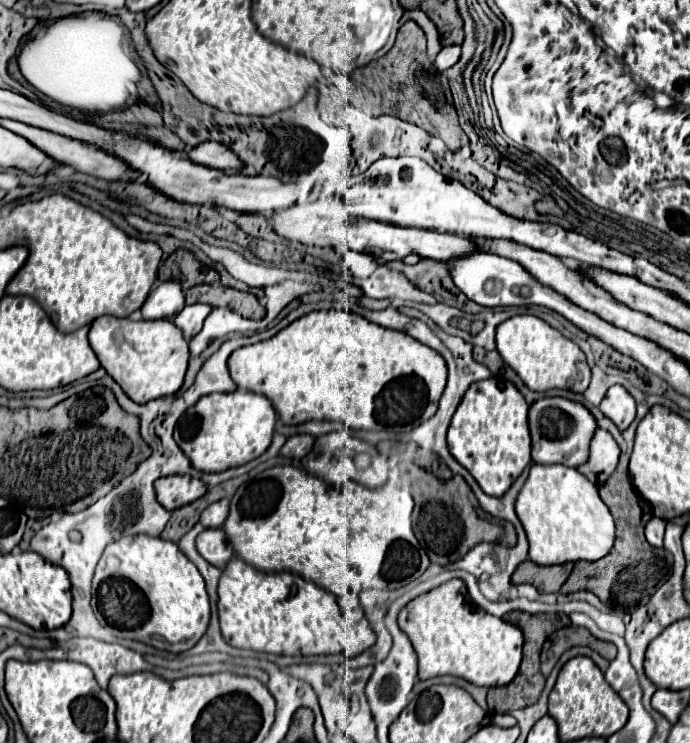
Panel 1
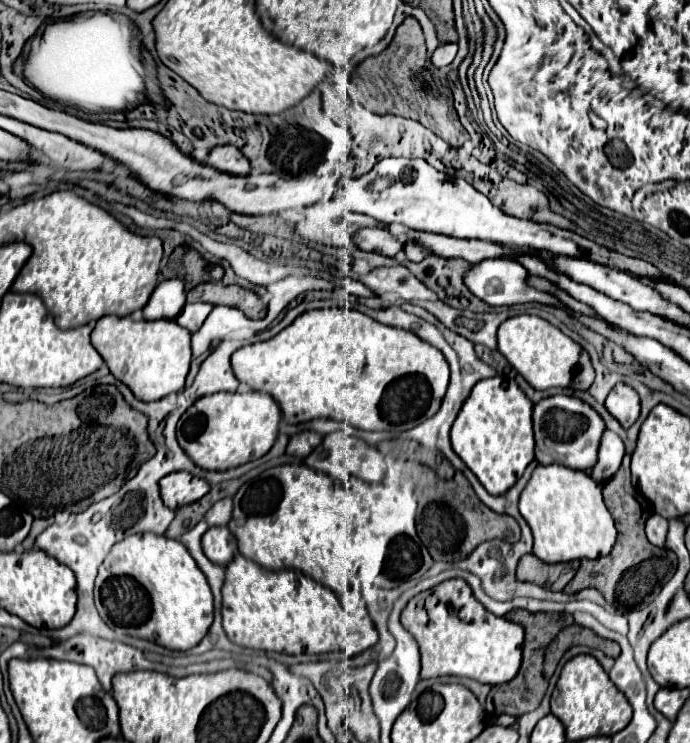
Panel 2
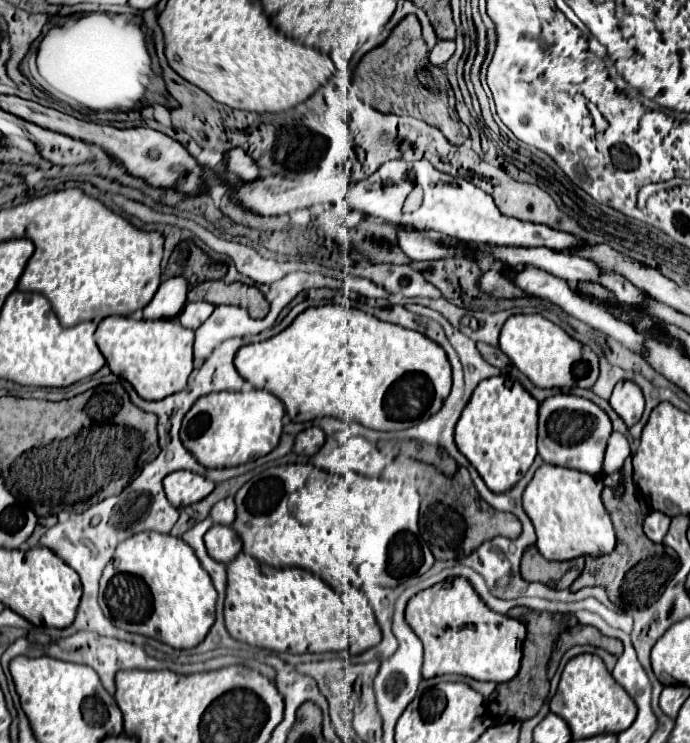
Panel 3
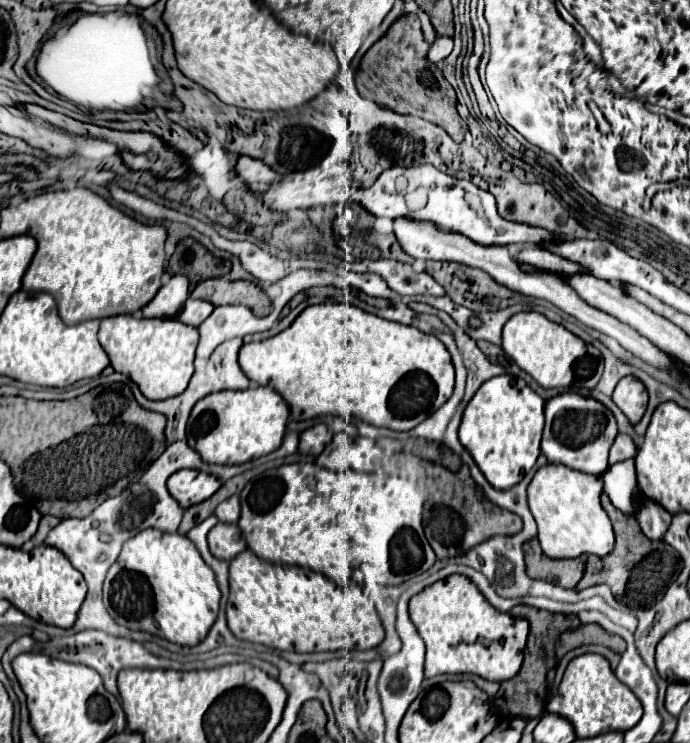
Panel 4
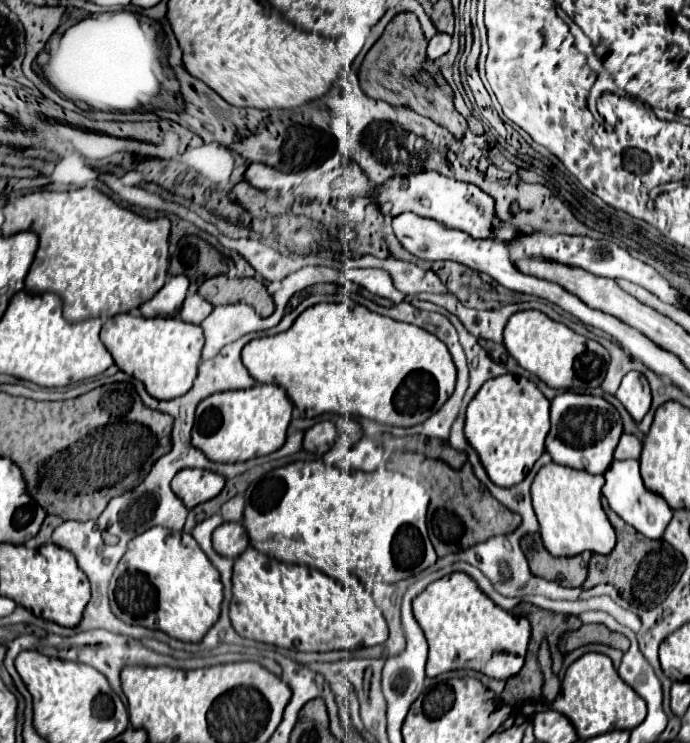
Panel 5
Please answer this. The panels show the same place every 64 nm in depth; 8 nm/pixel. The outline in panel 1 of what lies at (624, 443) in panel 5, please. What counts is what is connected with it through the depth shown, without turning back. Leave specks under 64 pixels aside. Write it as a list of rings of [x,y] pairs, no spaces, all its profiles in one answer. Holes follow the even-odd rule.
[[[598,428],[592,444],[590,444],[590,458],[586,464],[578,466],[578,470],[596,486],[602,486],[604,480],[608,480],[608,476],[616,470],[620,458],[620,446],[618,442],[612,438],[612,434],[608,430]]]

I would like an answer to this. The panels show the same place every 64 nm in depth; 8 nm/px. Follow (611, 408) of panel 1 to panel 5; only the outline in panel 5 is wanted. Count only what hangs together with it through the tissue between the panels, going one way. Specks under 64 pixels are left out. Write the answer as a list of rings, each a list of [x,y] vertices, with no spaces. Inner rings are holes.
[[[628,372],[616,392],[616,398],[626,406],[632,418],[640,422],[650,410],[650,402],[652,402],[652,392],[646,376],[640,372]]]

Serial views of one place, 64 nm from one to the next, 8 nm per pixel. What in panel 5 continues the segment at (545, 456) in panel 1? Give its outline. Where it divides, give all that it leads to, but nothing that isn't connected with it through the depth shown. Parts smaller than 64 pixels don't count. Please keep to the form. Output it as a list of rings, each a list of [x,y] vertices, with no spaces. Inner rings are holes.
[[[574,392],[558,394],[550,406],[550,422],[552,428],[546,438],[546,450],[556,464],[586,470],[590,474],[604,474],[610,468],[624,428],[620,412],[608,400]]]

